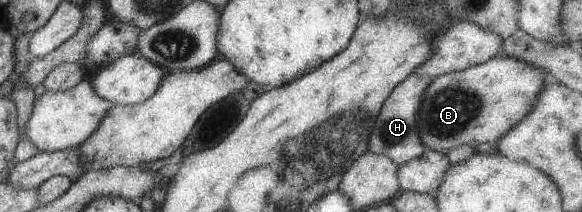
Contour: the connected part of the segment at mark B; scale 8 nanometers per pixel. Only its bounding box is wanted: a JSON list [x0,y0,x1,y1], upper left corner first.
[421,54,550,154]

